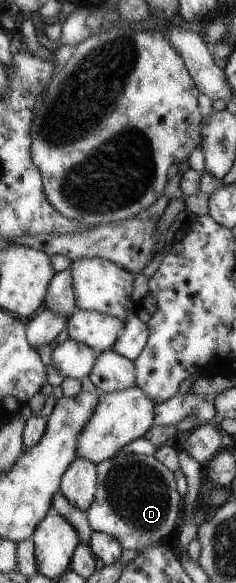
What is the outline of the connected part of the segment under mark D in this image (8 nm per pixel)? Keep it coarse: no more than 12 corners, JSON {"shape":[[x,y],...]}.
{"shape":[[156,456],[97,465],[86,510],[123,549],[163,543],[180,522],[174,471]]}

